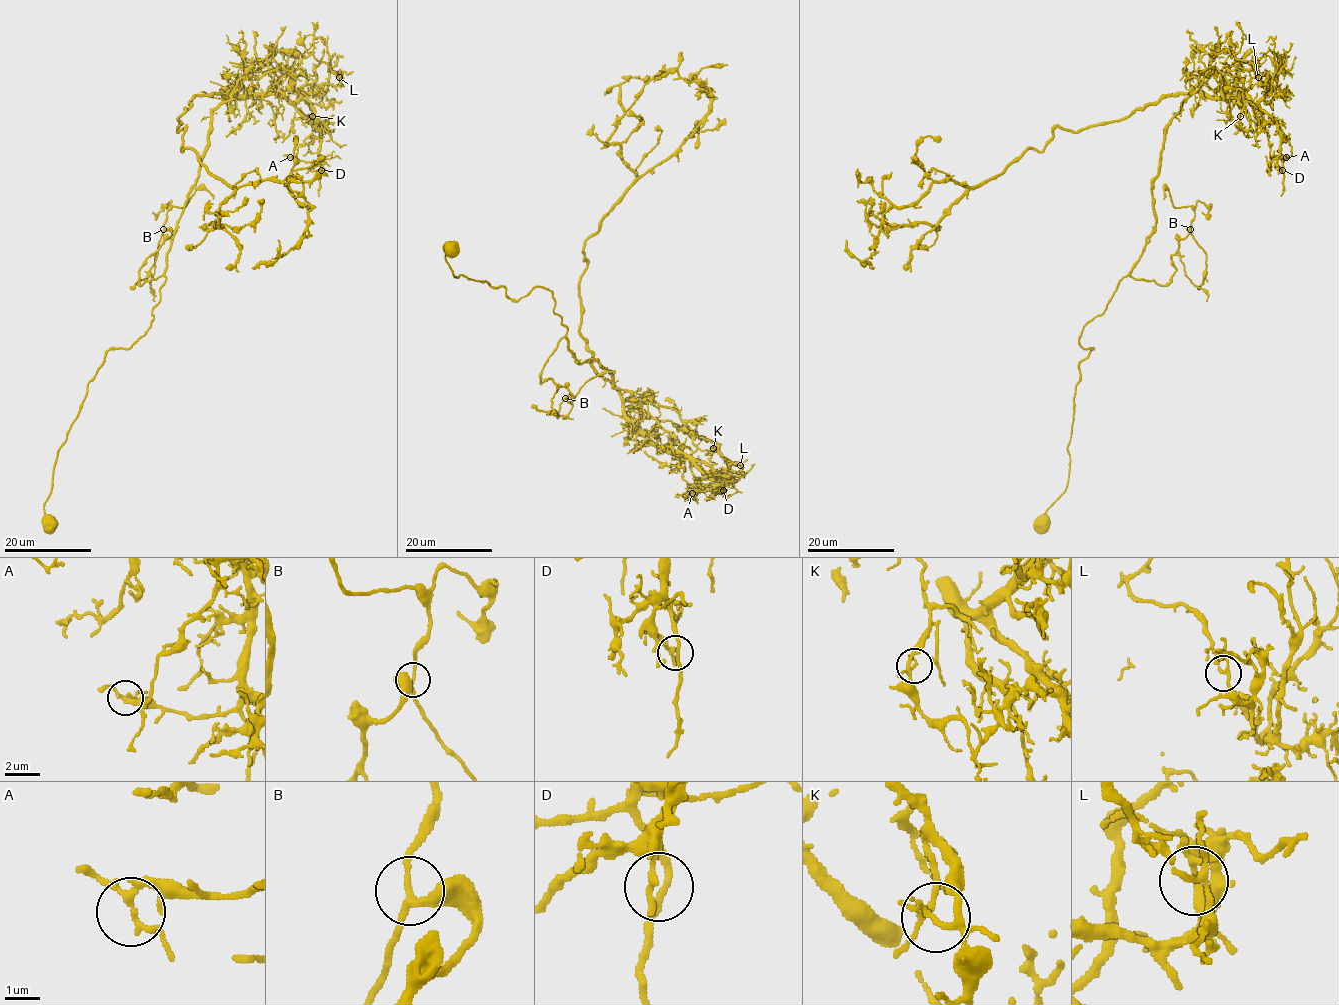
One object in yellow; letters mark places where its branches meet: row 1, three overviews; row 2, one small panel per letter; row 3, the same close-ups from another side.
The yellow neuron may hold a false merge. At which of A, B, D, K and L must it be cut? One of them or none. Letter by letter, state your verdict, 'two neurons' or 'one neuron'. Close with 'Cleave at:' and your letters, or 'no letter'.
A: one neuron
B: one neuron
D: one neuron
K: one neuron
L: two neurons
Cleave at: L

